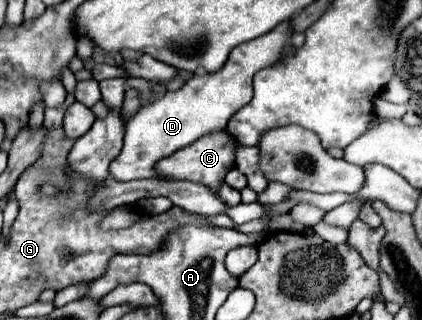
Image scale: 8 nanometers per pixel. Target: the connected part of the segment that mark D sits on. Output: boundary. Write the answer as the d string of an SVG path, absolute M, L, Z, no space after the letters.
M280 24L274 32L260 36L258 40L240 44L230 52L230 60L212 74L194 74L176 92L166 92L156 102L144 106L132 120L126 122L122 152L110 164L110 176L116 180L154 178L156 160L170 156L172 152L188 146L190 142L206 136L214 130L226 128L230 116L252 100L252 78L258 70L276 64L282 58L282 50L290 38L290 24Z

